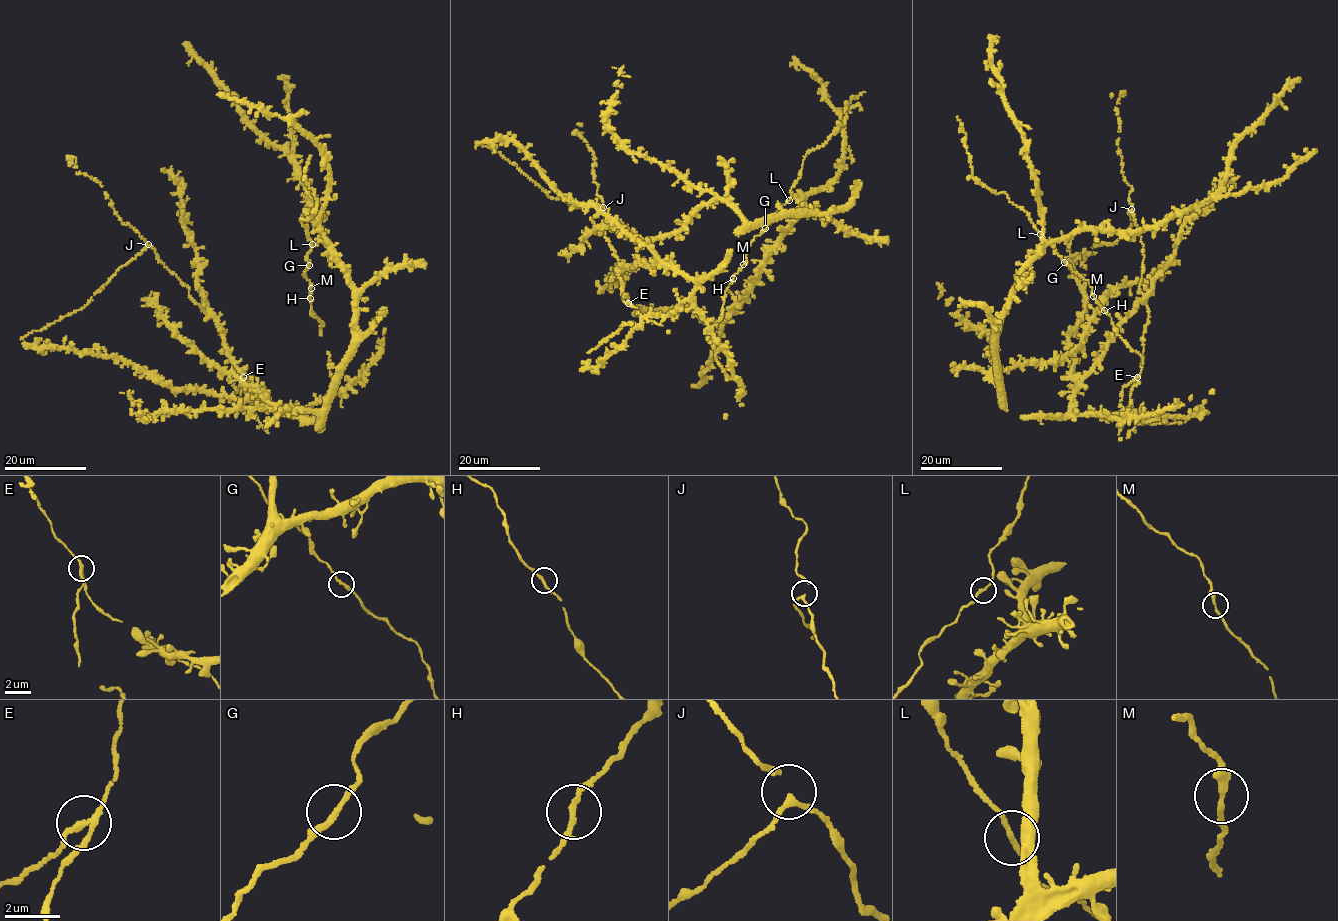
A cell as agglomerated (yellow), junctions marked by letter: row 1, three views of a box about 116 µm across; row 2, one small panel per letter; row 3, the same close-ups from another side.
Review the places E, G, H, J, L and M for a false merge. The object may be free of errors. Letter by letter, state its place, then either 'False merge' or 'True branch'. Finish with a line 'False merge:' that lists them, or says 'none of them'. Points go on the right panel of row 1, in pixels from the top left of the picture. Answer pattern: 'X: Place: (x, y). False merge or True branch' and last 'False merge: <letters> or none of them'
E: Place: (1137, 377). False merge
G: Place: (1064, 262). True branch
H: Place: (1104, 310). True branch
J: Place: (1131, 209). True branch
L: Place: (1040, 234). True branch
M: Place: (1093, 296). True branch
False merge: E

